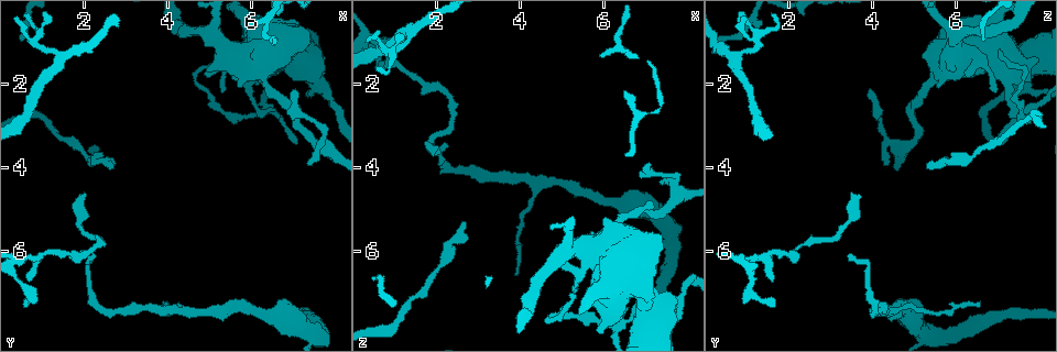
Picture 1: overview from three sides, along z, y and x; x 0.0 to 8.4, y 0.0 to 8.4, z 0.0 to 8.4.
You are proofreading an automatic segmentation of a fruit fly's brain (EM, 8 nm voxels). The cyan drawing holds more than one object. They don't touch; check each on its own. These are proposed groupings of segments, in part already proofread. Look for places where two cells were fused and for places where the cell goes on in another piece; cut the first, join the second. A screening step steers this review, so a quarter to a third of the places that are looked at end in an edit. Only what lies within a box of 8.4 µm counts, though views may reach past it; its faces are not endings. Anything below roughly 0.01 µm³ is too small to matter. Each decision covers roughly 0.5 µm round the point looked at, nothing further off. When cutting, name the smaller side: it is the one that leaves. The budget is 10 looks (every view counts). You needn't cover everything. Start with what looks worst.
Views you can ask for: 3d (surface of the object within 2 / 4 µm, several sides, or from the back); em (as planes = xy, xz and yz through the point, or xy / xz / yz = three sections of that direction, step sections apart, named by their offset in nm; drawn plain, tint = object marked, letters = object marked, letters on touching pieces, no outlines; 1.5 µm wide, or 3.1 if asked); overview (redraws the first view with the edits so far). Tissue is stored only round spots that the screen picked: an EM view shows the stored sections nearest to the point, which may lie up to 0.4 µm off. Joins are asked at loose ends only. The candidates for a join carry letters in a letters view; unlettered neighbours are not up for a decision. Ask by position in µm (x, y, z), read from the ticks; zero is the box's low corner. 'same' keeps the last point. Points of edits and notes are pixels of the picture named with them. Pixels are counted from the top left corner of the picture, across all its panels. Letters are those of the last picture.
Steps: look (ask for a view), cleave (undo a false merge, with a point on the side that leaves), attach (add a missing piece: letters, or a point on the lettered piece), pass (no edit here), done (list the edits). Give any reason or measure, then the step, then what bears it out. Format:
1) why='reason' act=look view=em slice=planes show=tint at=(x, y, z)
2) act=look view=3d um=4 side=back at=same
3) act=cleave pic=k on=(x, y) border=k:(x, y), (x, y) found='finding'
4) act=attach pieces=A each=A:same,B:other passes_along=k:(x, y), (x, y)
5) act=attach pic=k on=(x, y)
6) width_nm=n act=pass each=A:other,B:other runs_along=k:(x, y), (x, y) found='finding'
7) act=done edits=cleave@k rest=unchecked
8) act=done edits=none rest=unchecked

why='arms part here' act=look view=em slice=yz step=8 show=tint at=(6.20, 2.65, 7.55)

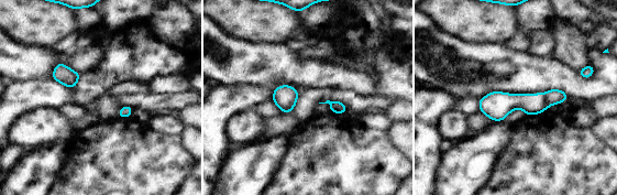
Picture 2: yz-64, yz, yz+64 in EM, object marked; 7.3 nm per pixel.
act=look view=em slice=planes show=tint at=same

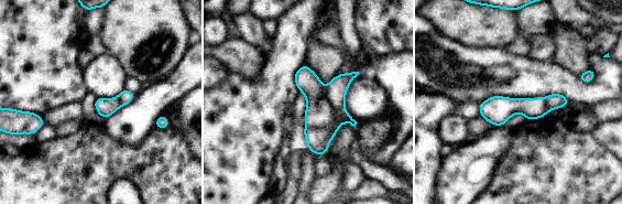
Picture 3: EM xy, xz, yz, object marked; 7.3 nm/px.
why='see the neighbours' act=look view=em slice=planes show=letters at=same

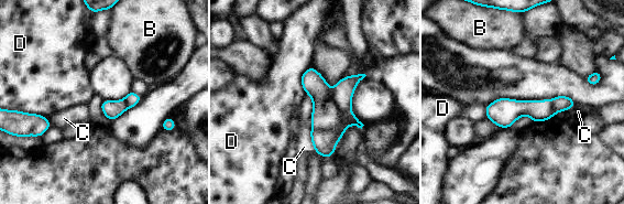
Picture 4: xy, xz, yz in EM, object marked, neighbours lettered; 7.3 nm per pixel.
longest_contact=D:220nm act=cleave pic=4 on=(325, 142) each=B:other,C:other,D:other border=4:(332, 102), (339, 121), (312, 129) found='two cells meet here'

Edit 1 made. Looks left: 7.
why='free end' act=look view=3d um=4 at=(7.40, 1.00, 5.80)

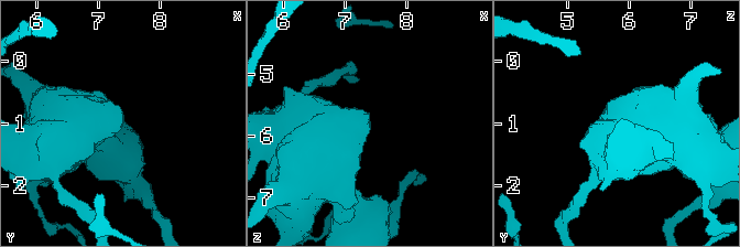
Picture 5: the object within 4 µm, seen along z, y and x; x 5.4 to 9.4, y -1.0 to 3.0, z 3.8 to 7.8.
why='need the tissue' act=look view=em slice=xy step=8 show=tint at=(7.40, 1.05, 5.70)

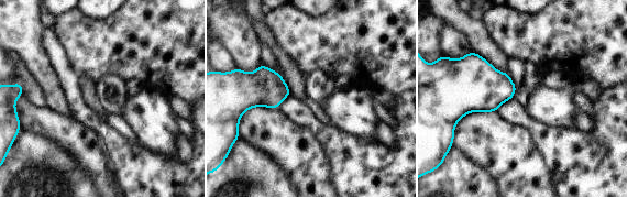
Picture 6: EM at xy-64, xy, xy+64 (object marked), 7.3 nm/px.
act=look view=em slice=planes show=letters at=same

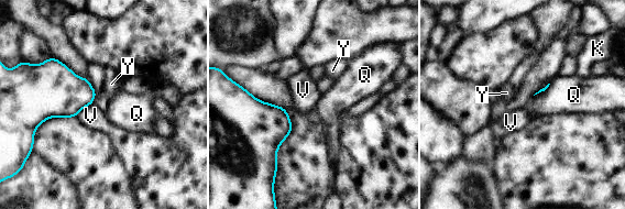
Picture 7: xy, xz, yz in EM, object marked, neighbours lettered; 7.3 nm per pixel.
longest_contact=V:160nm act=pass each=K:other,Q:other,V:other,Y:other found='no lettered piece goes on from it'

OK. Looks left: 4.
why='stops while still wide' act=look view=3d um=4 at=(5.65, 2.05, 5.55)

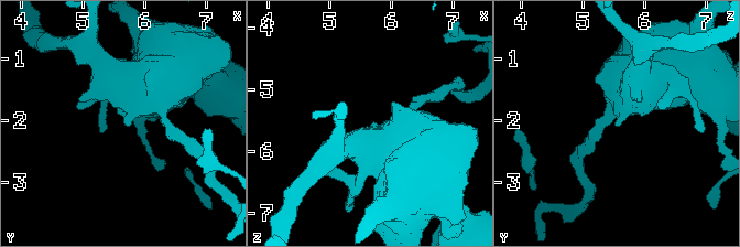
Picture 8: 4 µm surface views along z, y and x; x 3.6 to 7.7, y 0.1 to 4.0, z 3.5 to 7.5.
act=look view=em slice=xz step=4 show=letters at=(5.70, 2.10, 5.50)

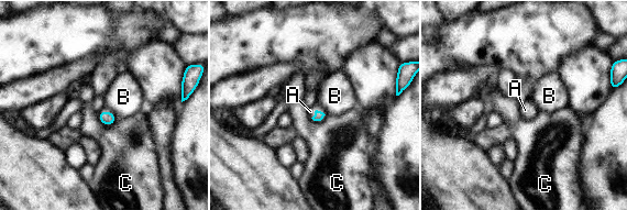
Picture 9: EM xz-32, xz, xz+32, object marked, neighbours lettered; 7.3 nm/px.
why='cut it another way' act=look view=em slice=yz step=4 show=letters at=same

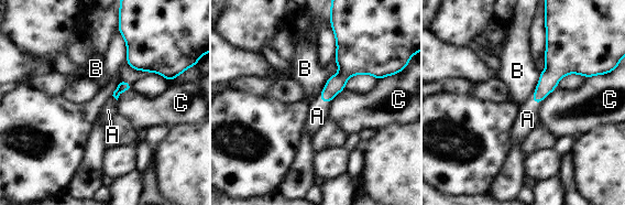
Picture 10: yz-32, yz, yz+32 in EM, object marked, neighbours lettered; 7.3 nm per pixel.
longest_contact=B:240nm act=attach pieces=A each=A:same,B:other,C:other found='the cell continues'

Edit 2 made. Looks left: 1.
act=done edits=cleave@4,attach@10 rest=unchecked

